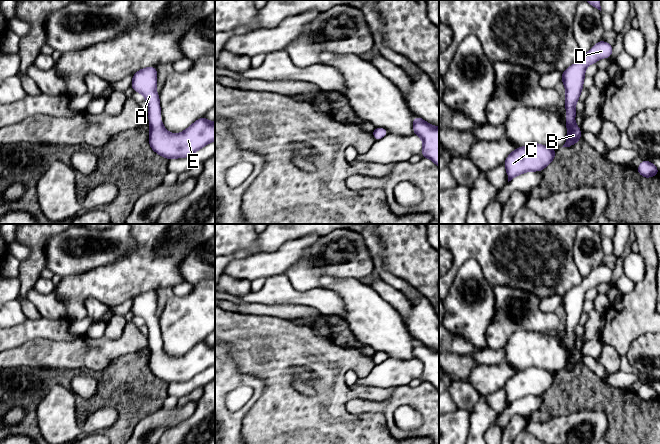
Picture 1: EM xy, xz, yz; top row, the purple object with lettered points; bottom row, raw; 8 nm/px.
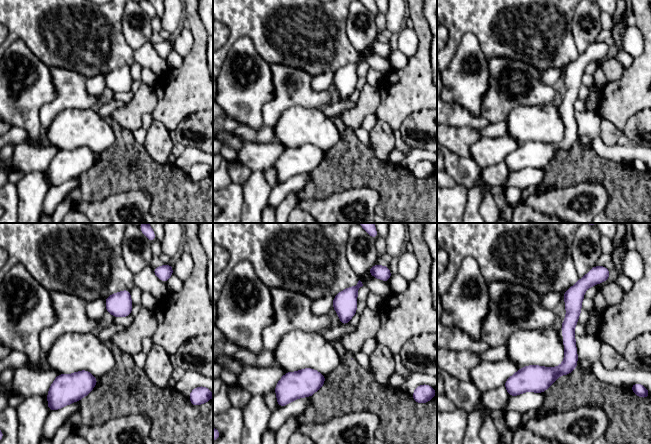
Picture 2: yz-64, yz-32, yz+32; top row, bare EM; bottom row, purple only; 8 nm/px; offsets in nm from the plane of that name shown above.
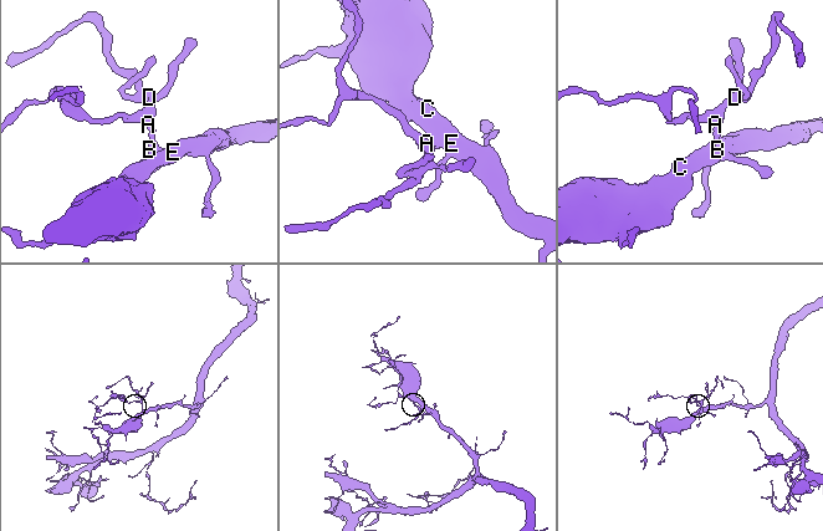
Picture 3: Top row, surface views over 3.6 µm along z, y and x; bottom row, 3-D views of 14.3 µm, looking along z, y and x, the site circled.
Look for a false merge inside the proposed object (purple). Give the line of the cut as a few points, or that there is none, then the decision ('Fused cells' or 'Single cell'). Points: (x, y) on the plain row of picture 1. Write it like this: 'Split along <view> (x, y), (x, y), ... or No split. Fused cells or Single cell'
No split. Single cell

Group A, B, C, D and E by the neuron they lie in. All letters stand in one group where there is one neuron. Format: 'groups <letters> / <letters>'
groups A B C D E

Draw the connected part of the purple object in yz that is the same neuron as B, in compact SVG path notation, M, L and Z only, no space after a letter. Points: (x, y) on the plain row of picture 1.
M601 264L596 267L588 277L583 278L582 283L568 291L562 296L561 305L566 313L566 348L567 364L563 371L570 371L581 363L581 353L576 349L574 341L577 337L575 328L583 313L585 302L585 293L588 289L596 287L600 282L610 282L613 276L613 270L606 265Z

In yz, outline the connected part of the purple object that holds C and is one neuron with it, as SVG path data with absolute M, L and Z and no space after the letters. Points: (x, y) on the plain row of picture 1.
M531 367L524 371L516 372L508 379L504 386L508 406L515 400L528 395L541 396L554 384L557 373L541 368Z

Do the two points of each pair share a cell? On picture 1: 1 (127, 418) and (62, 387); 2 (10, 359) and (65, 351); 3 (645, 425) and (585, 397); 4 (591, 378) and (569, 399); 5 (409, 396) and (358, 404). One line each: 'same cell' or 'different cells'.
1: same cell
2: same cell
3: same cell
4: same cell
5: same cell

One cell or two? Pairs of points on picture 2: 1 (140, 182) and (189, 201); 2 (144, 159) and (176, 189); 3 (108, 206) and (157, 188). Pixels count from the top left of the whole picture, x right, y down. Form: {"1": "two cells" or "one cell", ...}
{"1": "one cell", "2": "one cell", "3": "two cells"}

